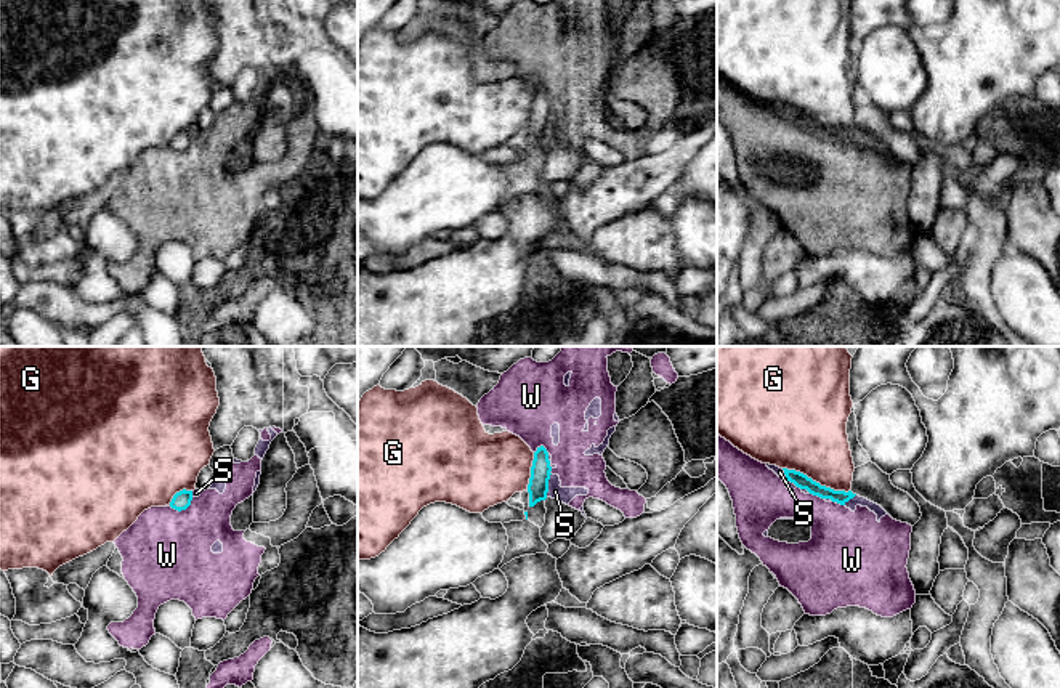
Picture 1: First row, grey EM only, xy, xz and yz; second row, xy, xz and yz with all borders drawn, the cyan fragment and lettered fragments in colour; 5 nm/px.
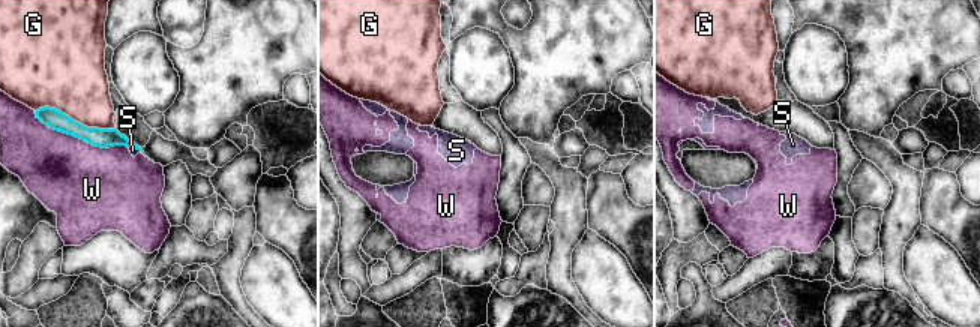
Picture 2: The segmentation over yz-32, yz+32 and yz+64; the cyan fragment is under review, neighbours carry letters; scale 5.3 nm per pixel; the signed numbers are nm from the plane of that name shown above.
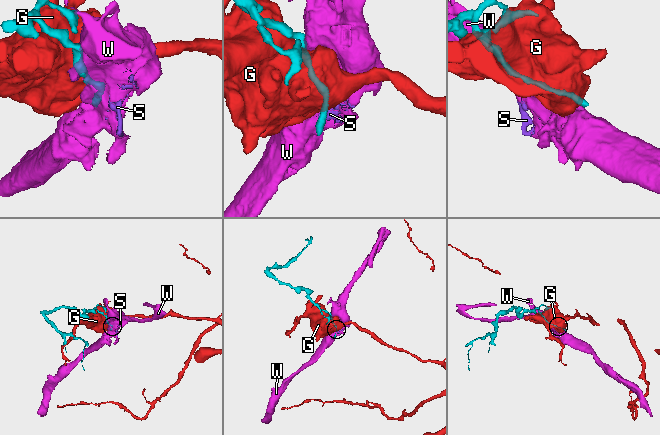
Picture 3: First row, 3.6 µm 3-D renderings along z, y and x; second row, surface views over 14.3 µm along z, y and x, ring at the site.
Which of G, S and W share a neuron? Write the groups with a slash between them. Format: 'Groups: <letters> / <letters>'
Groups: G / S W

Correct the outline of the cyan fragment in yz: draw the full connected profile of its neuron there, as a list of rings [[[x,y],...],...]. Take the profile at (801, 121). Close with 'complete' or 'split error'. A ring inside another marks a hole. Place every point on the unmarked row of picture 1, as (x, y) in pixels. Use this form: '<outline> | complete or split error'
[[[783,109],[787,122],[794,123],[800,130],[807,130],[810,135],[818,136],[821,140],[831,140],[832,143],[837,143],[840,146],[845,146],[850,140],[853,140],[856,135],[852,132],[834,132],[831,128],[821,127],[819,123],[813,122],[807,115]]] | complete

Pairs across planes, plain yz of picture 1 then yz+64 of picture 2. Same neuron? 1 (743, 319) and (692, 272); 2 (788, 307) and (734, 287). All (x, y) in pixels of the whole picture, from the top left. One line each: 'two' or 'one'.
1: two
2: one

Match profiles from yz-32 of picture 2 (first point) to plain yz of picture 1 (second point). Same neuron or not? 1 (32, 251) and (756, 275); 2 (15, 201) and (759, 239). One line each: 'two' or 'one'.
1: two
2: two

